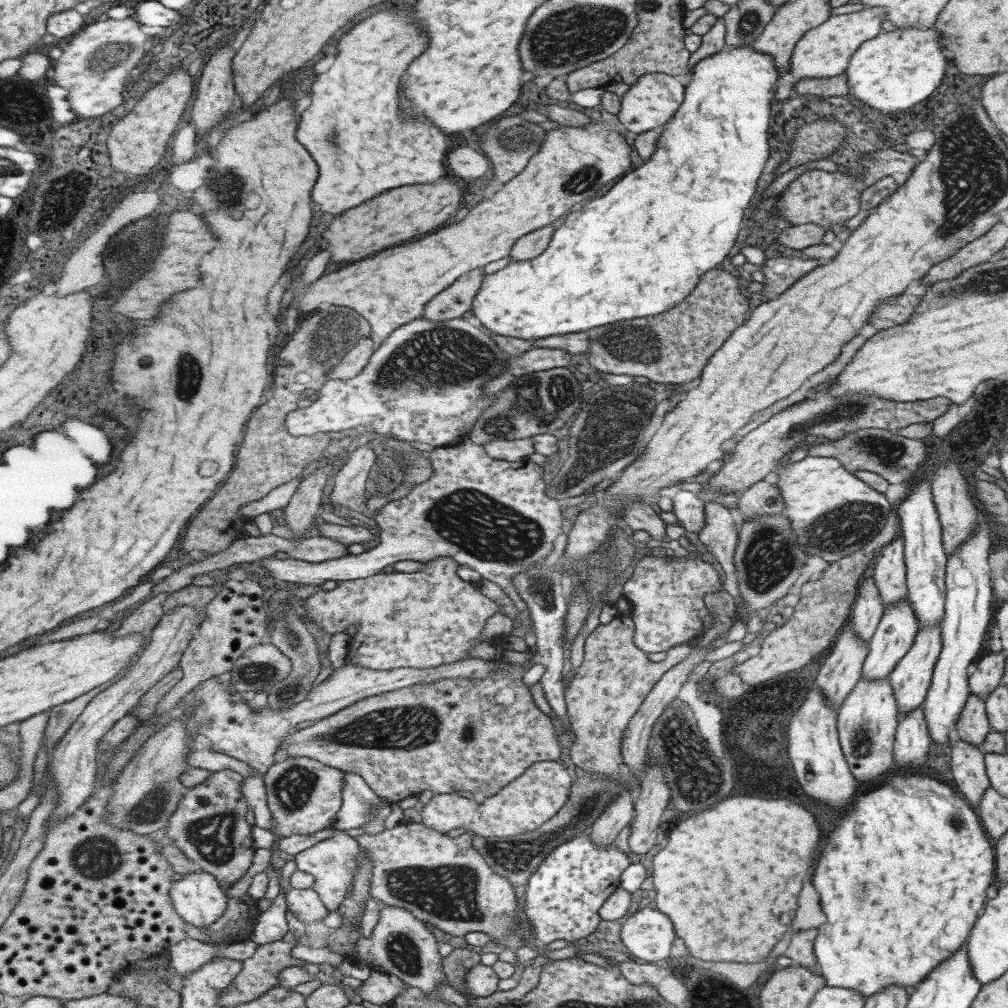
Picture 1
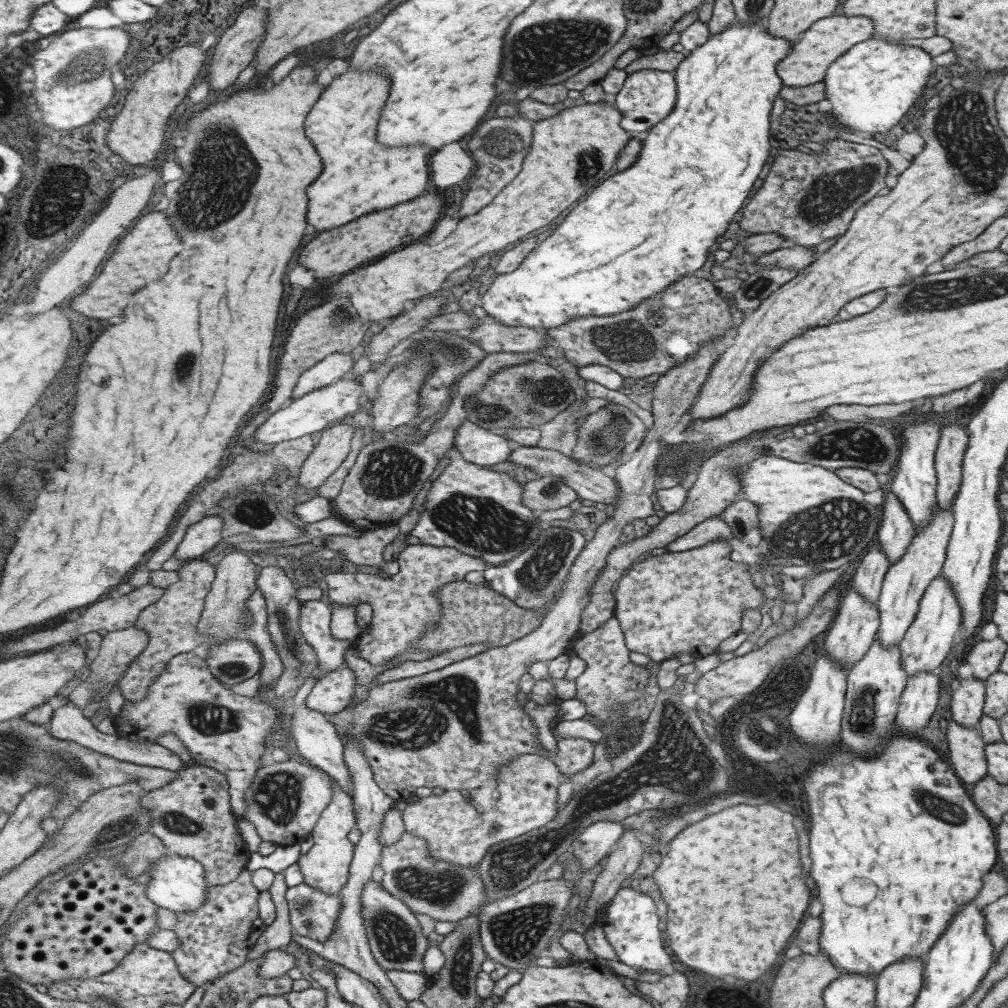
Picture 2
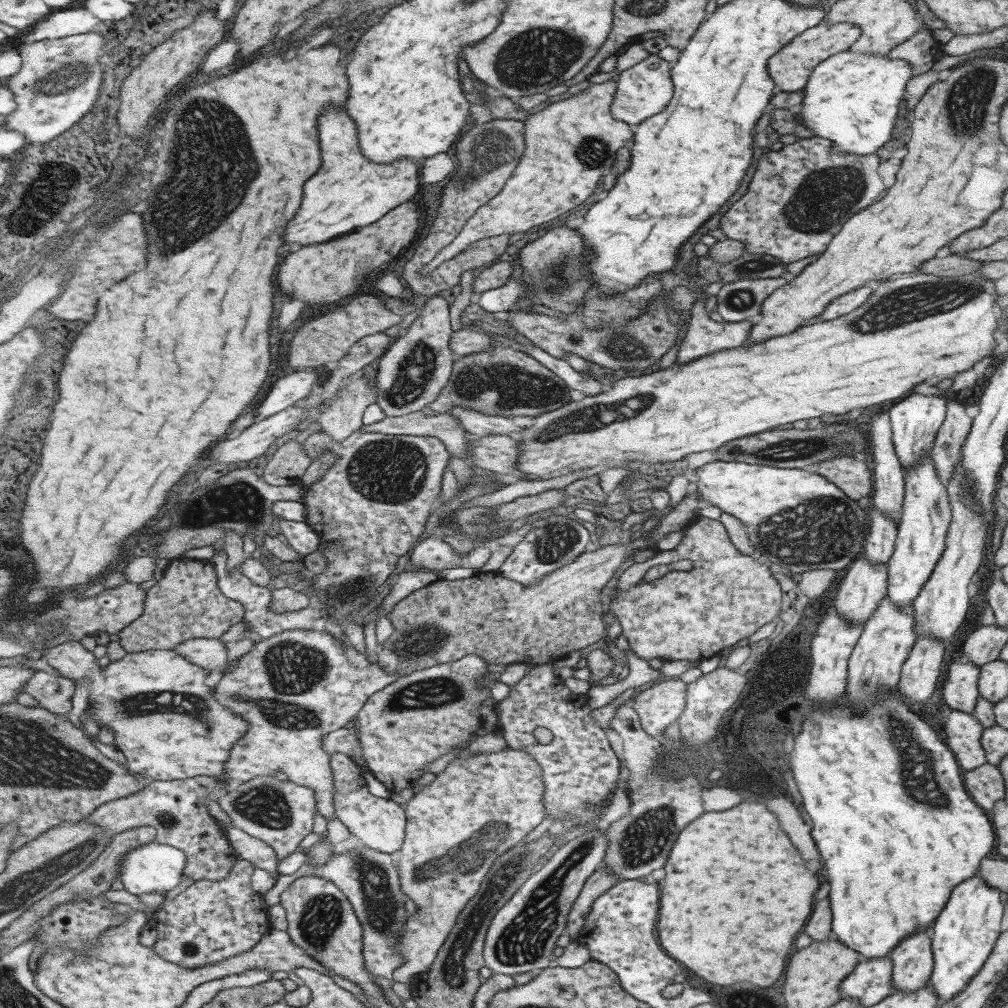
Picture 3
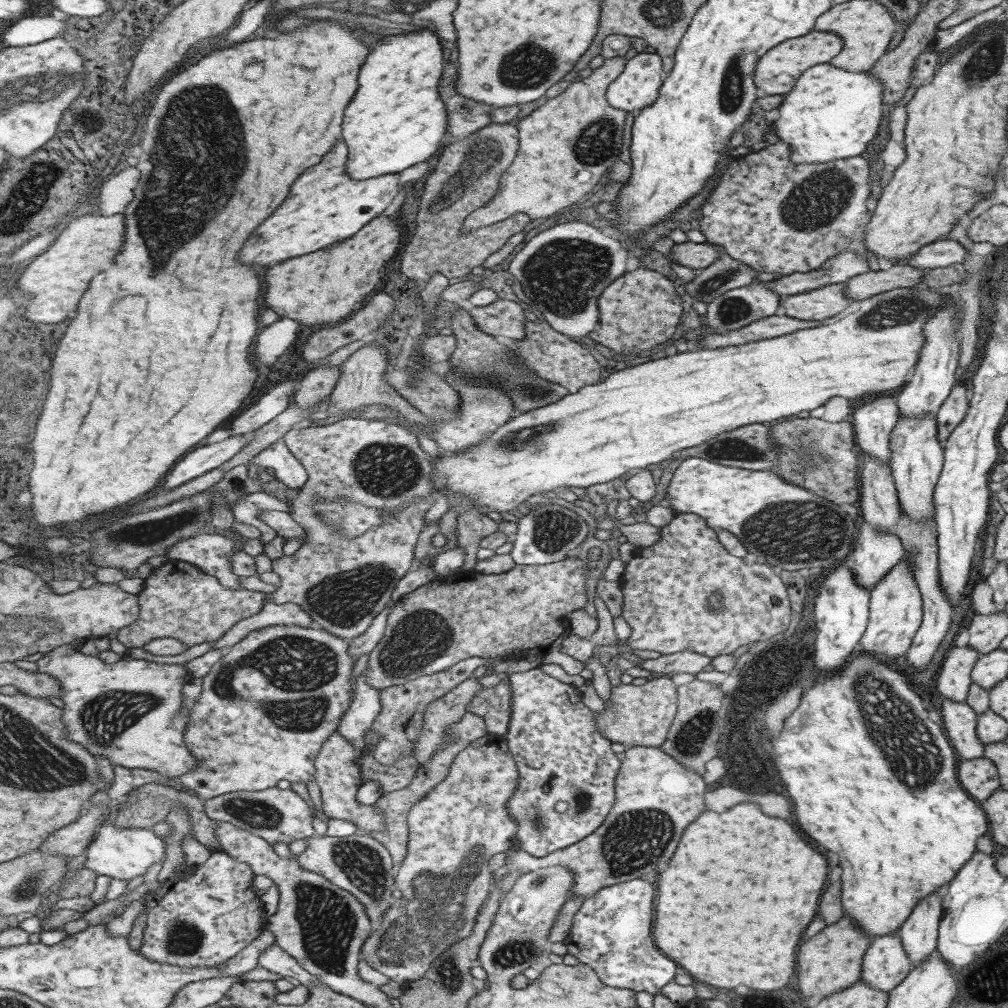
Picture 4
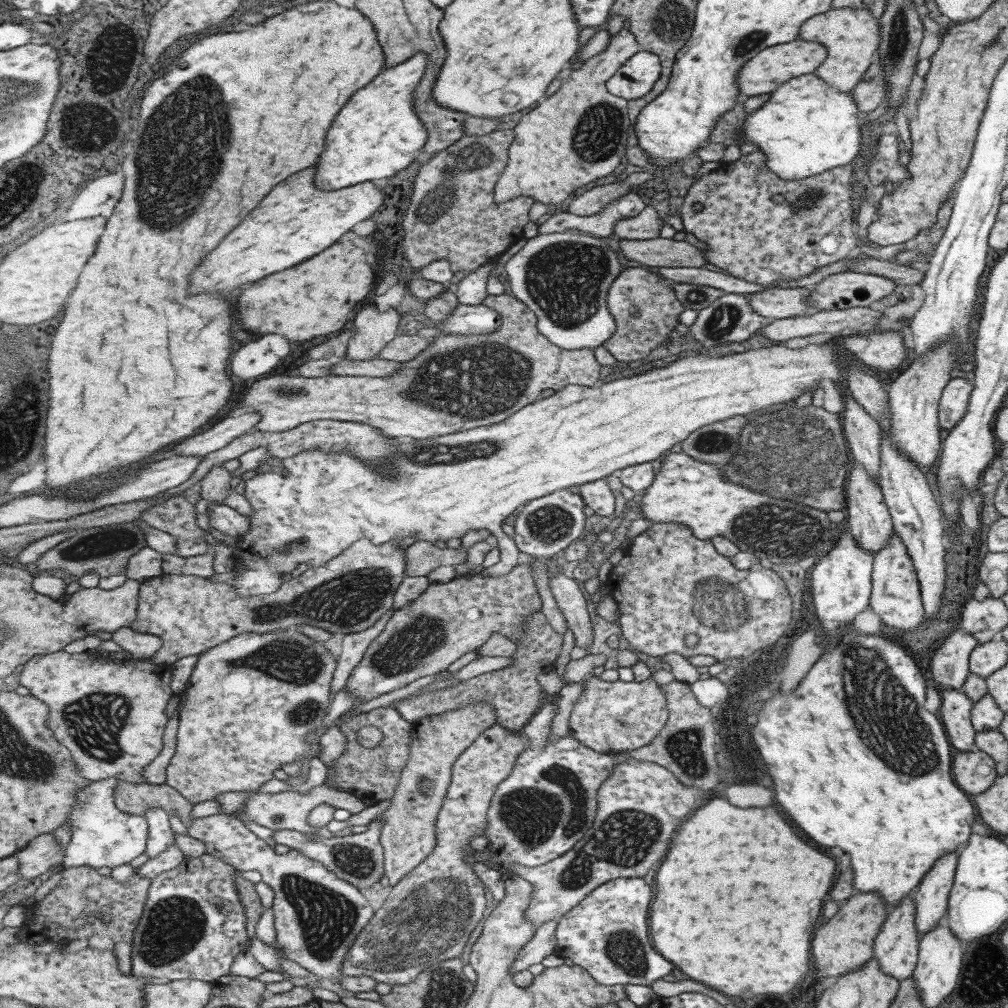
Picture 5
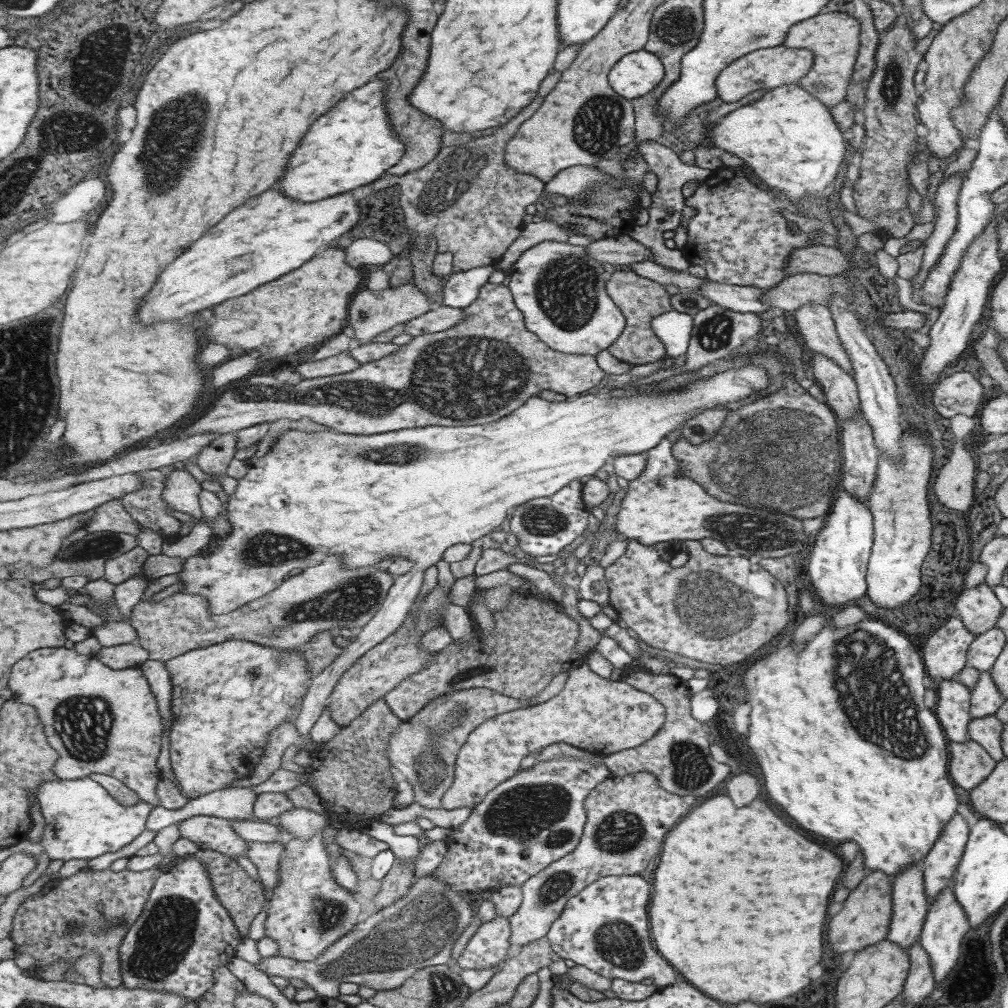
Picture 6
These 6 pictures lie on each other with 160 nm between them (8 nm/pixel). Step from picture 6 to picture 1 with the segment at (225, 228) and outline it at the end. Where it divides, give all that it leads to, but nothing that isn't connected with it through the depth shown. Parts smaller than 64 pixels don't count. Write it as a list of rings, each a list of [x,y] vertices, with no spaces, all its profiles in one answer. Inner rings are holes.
[[[395,8],[385,10],[385,14],[377,12],[343,35],[343,40],[339,42],[339,53],[334,62],[330,62],[329,72],[318,75],[312,83],[315,85],[315,95],[307,110],[300,115],[297,140],[305,142],[305,146],[313,150],[313,158],[317,158],[319,178],[313,190],[313,202],[321,208],[321,212],[337,216],[387,190],[409,184],[429,184],[445,176],[445,158],[449,146],[453,146],[453,138],[429,122],[403,122],[399,116],[401,108],[397,98],[401,76],[407,72],[407,66],[427,48],[427,38],[419,32],[417,22],[410,14],[401,16]]]

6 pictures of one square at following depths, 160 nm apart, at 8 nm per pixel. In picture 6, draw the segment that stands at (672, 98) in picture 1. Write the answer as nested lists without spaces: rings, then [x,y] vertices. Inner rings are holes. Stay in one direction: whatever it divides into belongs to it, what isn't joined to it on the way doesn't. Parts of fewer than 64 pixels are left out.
[[[643,49],[624,54],[607,73],[609,86],[628,100],[647,94],[663,75],[664,68],[657,55]]]

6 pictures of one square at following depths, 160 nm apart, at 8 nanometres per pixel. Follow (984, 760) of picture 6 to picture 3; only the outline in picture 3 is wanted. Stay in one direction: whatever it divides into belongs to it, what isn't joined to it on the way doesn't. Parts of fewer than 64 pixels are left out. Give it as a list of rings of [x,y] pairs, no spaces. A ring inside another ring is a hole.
[[[987,762],[968,771],[963,771],[964,788],[972,801],[987,814],[994,802],[1004,798],[1004,782],[999,769]]]

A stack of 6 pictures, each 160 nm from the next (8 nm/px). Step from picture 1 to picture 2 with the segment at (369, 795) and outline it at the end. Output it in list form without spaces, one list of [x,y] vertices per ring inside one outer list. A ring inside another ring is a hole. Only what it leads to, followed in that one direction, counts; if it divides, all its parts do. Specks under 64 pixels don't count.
[[[315,678],[309,679],[293,698],[291,709],[294,714],[294,735],[297,750],[306,759],[312,762],[314,766],[323,769],[329,775],[335,777],[342,786],[342,789],[353,796],[354,782],[350,775],[349,767],[344,763],[344,742],[339,738],[340,734],[336,729],[335,724],[331,722],[329,716],[320,713],[318,710],[313,710],[306,705],[308,696],[312,689],[318,683]]]

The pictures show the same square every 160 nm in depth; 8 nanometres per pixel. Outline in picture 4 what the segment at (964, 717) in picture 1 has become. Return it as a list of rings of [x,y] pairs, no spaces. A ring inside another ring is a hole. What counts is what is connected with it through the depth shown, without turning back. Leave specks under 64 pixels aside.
[[[969,645],[951,647],[937,671],[936,690],[945,699],[964,702],[971,684],[970,670],[979,653]]]

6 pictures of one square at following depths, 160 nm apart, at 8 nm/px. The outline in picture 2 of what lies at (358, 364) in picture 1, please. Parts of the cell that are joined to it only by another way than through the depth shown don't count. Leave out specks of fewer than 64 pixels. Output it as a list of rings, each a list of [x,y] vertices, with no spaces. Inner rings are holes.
[[[336,352],[318,362],[312,369],[302,372],[297,386],[294,388],[294,398],[301,398],[314,390],[335,384],[349,375],[353,368],[353,358],[344,352]]]

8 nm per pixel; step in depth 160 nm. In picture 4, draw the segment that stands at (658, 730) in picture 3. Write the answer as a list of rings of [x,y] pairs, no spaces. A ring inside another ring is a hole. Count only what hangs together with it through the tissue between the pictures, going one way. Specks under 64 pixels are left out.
[[[654,675],[639,686],[631,683],[612,686],[610,699],[600,713],[593,713],[594,726],[601,737],[610,743],[618,742],[624,748],[632,746],[659,746],[667,736],[676,711],[676,687],[670,676]]]

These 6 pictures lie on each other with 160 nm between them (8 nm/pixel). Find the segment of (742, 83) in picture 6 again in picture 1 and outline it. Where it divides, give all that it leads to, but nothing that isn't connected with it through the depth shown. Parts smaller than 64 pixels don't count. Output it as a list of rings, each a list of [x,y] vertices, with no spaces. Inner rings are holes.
[[[866,7],[859,12],[829,16],[815,28],[807,30],[795,44],[791,54],[788,72],[795,79],[827,78],[842,74],[847,68],[851,54],[859,48],[861,42],[877,36],[881,32],[881,21],[886,17],[881,7]]]

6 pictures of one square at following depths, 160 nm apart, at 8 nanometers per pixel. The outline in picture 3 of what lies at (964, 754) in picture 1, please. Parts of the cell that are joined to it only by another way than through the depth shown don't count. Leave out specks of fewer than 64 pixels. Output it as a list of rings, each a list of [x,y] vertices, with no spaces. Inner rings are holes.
[[[951,709],[944,726],[946,745],[963,771],[971,770],[986,762],[980,745],[983,729],[972,714]]]

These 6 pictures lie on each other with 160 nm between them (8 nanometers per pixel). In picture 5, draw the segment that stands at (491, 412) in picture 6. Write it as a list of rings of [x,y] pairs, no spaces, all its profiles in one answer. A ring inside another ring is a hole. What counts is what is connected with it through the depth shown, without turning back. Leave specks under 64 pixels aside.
[[[502,293],[500,295],[489,295],[485,300],[484,306],[488,306],[496,310],[502,318],[500,329],[495,332],[484,335],[457,335],[457,334],[440,334],[434,337],[434,341],[423,351],[420,352],[413,360],[402,363],[405,369],[401,369],[398,373],[388,377],[368,377],[368,376],[339,376],[330,374],[329,376],[317,378],[305,378],[298,376],[279,375],[273,378],[265,378],[265,380],[257,380],[253,384],[249,384],[249,388],[245,390],[245,394],[241,395],[239,403],[239,411],[247,412],[251,408],[252,412],[260,412],[261,420],[256,424],[255,430],[263,431],[268,434],[280,433],[286,430],[297,428],[311,421],[343,421],[343,422],[364,422],[371,426],[380,428],[385,436],[393,436],[401,438],[414,439],[434,439],[446,434],[453,434],[456,432],[463,432],[464,430],[471,430],[479,428],[480,426],[492,425],[511,417],[513,413],[524,409],[525,405],[531,404],[538,399],[539,393],[545,388],[557,391],[567,385],[581,385],[581,386],[595,386],[599,383],[599,365],[593,358],[591,348],[577,349],[577,350],[563,350],[553,343],[549,342],[543,334],[540,333],[536,326],[536,314],[529,310],[525,303],[516,297],[516,295],[509,296],[509,294]]]

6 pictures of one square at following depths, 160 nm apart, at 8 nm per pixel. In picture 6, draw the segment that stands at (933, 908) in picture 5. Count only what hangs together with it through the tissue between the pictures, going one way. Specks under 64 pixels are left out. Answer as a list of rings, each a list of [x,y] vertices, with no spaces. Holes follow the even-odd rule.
[[[955,813],[943,825],[929,852],[919,862],[928,904],[945,885],[951,884],[967,837],[965,817]]]

